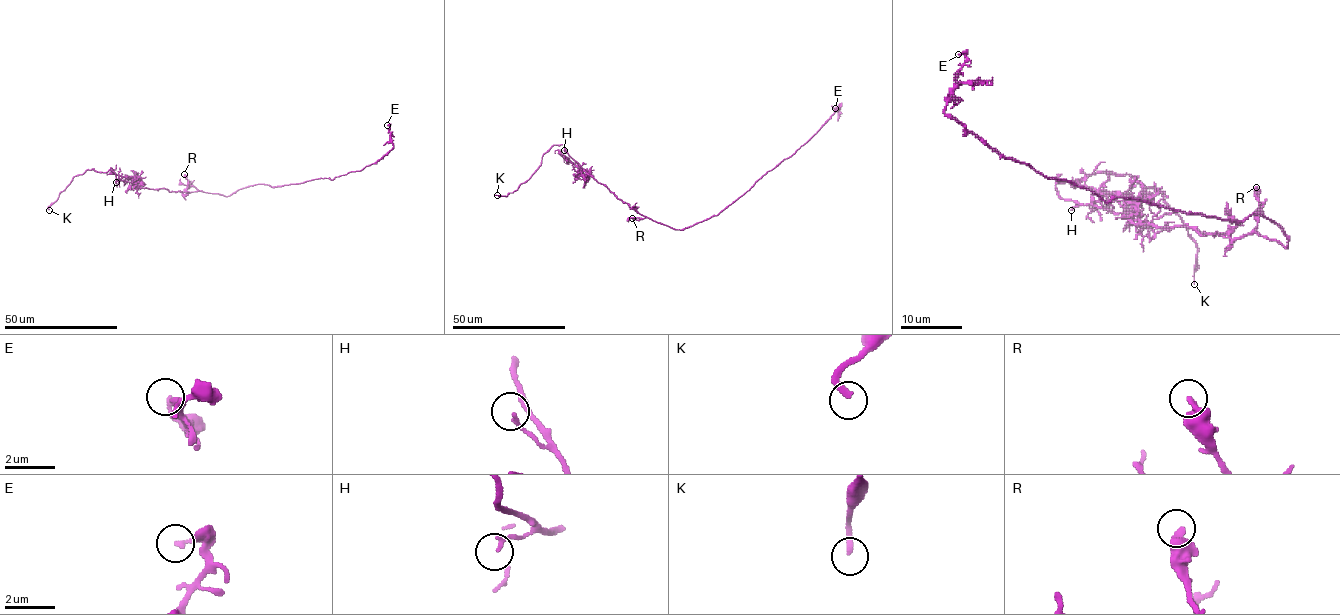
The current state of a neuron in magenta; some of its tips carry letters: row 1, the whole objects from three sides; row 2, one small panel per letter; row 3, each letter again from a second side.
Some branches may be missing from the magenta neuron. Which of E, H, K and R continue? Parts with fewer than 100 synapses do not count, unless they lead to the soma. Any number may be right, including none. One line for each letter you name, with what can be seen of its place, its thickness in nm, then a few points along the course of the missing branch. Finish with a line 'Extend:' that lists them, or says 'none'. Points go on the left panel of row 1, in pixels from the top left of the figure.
K: place (49, 210); calibre 240 nm
Extend: K

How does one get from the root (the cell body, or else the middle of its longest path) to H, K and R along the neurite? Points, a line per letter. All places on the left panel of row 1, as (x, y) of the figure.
H: (223, 195), (201, 191), (186, 193), (149, 189), (124, 181), (116, 182)
K: (223, 195), (139, 188), (117, 179), (111, 169), (92, 169), (75, 176), (49, 210)
R: (223, 195), (197, 190), (184, 174)

